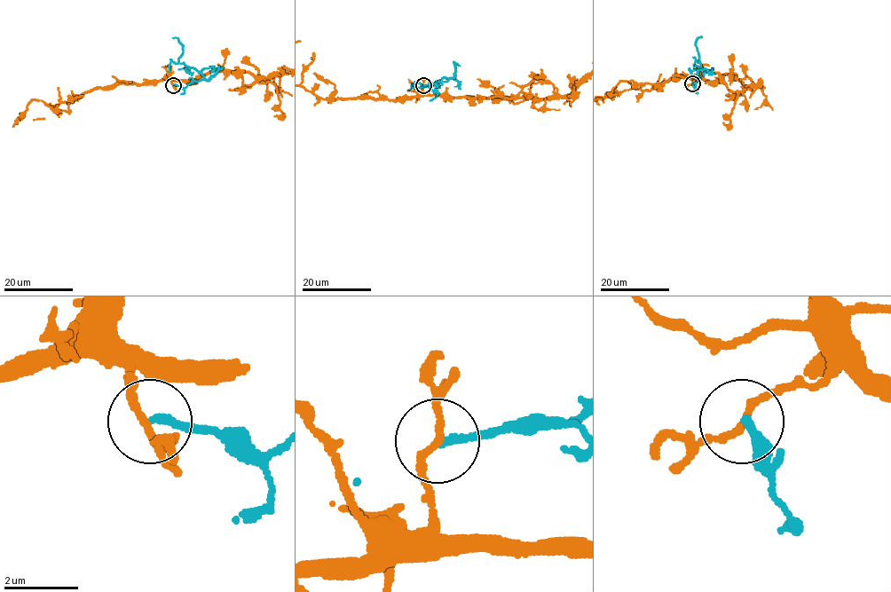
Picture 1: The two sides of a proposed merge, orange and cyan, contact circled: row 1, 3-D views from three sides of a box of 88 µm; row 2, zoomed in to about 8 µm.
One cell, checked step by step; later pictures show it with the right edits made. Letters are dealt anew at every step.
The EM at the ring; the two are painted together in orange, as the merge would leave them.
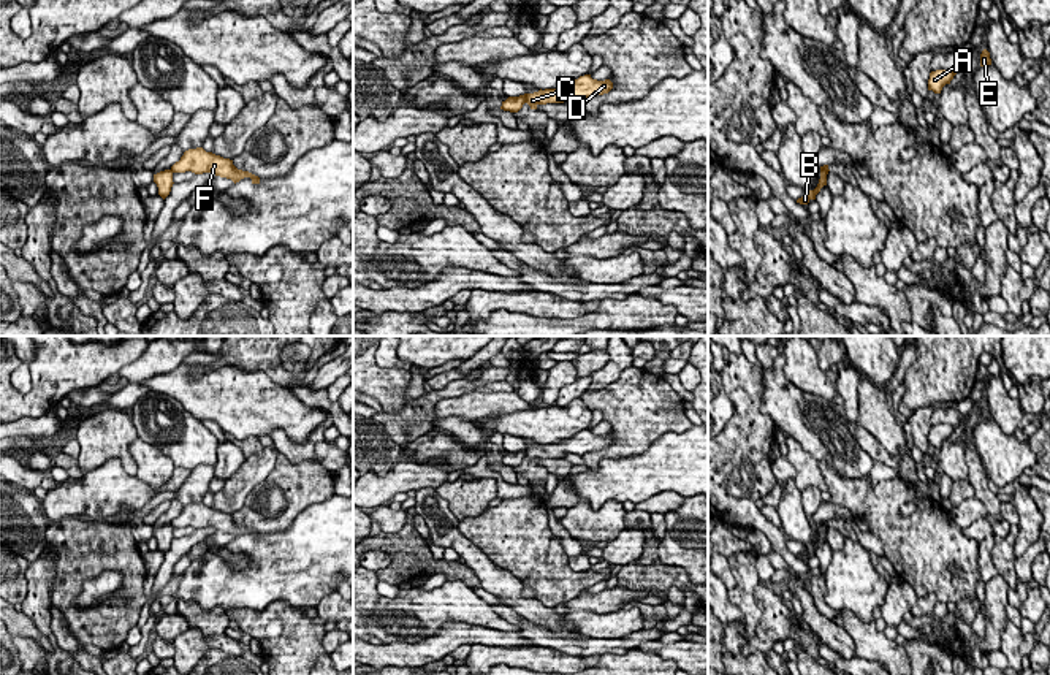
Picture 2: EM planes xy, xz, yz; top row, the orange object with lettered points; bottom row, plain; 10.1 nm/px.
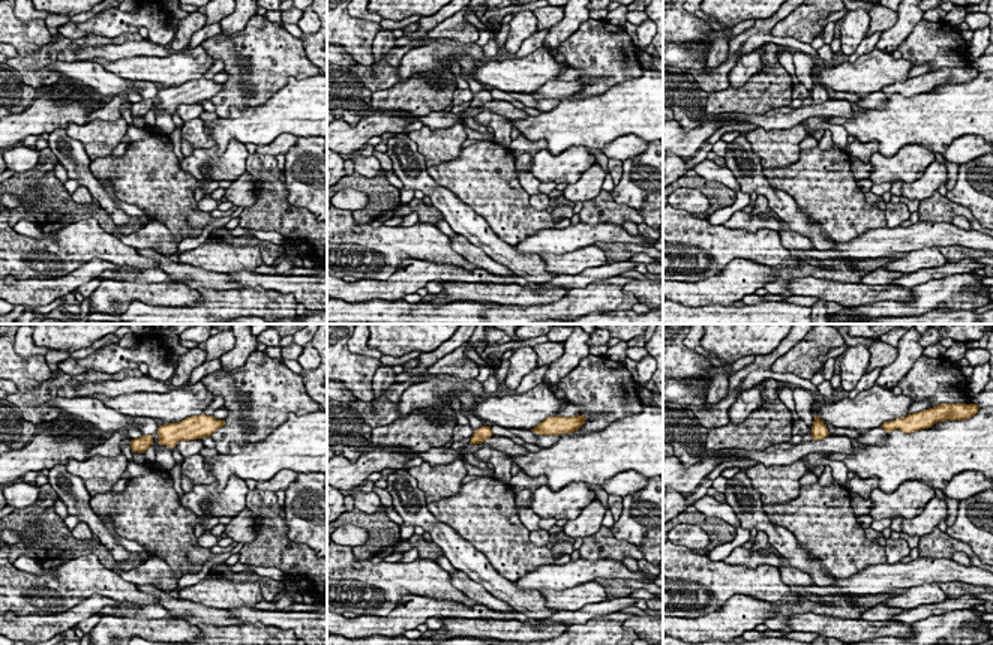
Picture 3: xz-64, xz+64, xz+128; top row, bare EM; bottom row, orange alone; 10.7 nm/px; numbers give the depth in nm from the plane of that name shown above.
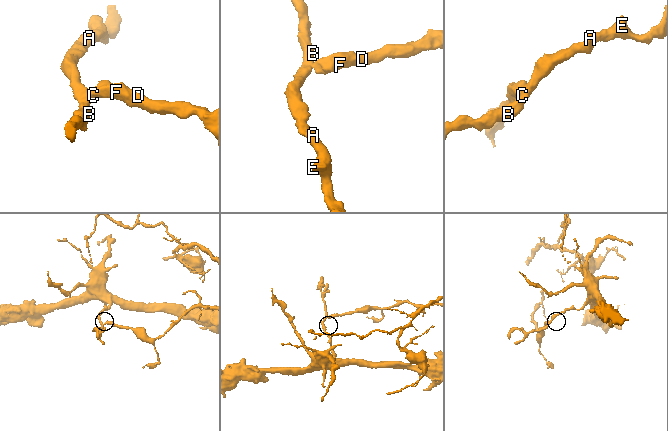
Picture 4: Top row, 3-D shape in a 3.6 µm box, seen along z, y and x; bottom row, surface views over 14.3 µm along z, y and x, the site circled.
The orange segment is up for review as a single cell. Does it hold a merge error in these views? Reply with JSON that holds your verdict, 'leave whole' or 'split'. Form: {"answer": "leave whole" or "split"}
{"answer": "split"}

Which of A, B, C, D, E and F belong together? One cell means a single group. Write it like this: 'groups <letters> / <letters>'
groups A B E / C D F

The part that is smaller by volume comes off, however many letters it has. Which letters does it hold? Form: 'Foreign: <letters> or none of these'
Foreign: C, D, F

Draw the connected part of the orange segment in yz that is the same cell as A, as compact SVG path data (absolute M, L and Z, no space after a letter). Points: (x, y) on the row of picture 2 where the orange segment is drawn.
M936 70L930 73L928 79L928 90L933 90L934 93L941 93L942 87L945 84L950 84L957 73L950 70Z

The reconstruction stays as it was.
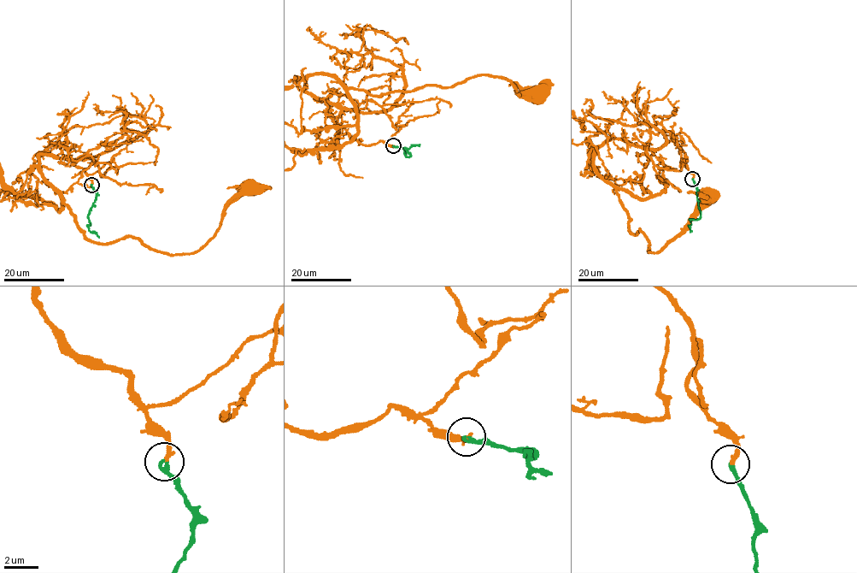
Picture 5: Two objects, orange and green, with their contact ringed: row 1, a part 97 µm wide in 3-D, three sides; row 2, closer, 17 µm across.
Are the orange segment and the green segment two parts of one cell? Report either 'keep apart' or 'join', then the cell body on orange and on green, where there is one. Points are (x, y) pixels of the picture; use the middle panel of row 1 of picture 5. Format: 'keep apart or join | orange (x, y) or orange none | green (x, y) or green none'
join | orange (531, 94) | green none

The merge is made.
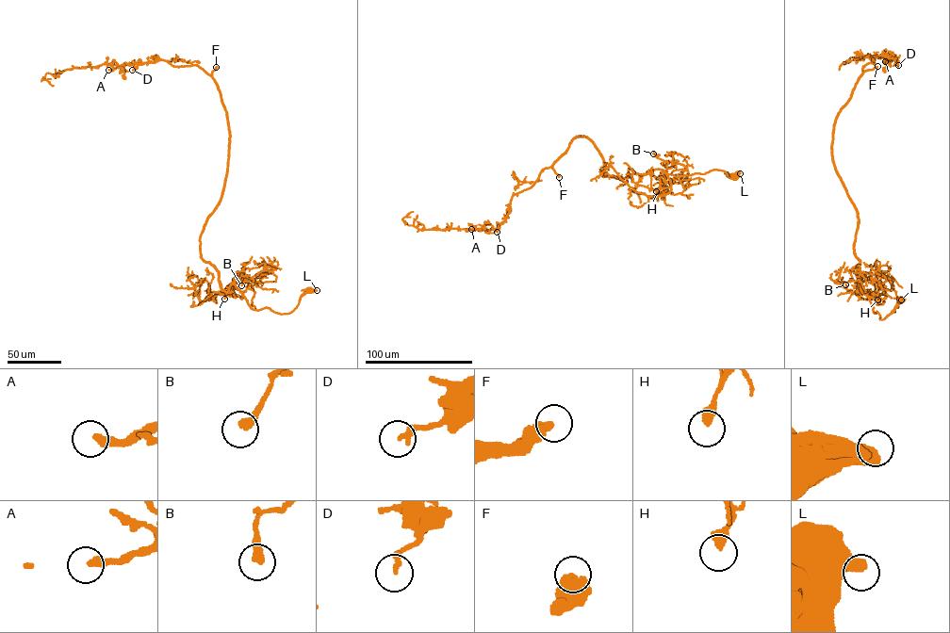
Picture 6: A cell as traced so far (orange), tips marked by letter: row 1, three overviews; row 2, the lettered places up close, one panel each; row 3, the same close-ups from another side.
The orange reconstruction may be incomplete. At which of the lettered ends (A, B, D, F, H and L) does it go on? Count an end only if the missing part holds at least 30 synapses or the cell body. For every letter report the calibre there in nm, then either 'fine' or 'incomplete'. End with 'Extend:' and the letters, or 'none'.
A: 320 nm thick; incomplete
B: 360 nm thick; fine
D: 260 nm thick; fine
F: 550 nm thick; incomplete
H: 400 nm thick; fine
L: 420 nm thick; fine
Extend: A, F

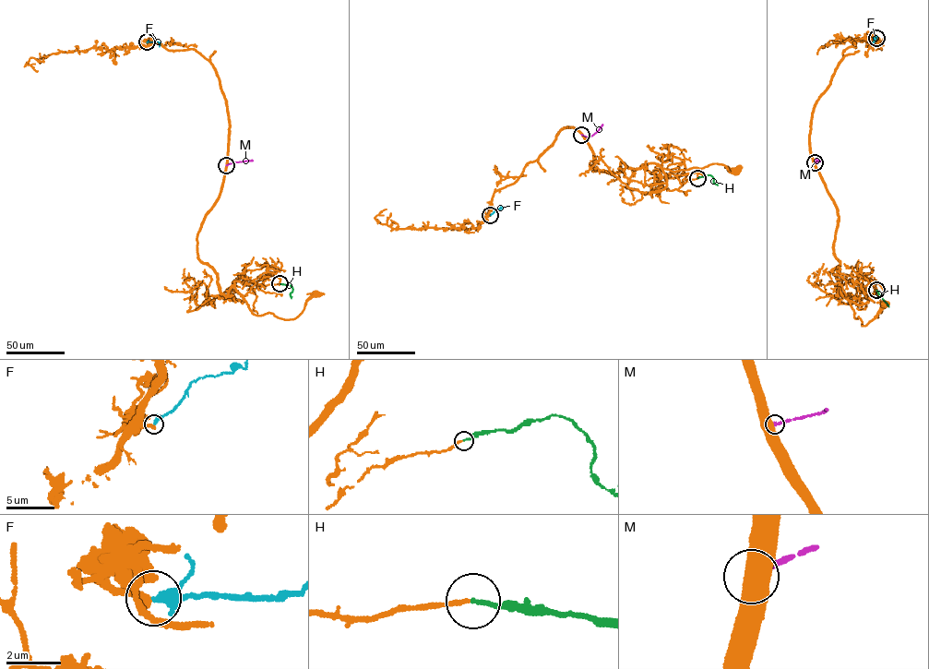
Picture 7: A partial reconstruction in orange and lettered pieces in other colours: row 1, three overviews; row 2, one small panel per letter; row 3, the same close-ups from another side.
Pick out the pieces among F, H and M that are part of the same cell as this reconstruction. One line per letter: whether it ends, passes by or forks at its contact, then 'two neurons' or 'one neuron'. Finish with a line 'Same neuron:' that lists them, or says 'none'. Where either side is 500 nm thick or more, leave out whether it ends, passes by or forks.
F: it passes by; two neurons
H: it ends; one neuron
M: two neurons
Same neuron: H

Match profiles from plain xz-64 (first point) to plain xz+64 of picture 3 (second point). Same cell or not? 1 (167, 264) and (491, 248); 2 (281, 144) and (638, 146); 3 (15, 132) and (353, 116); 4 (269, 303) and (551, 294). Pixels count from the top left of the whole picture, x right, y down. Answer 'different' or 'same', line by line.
1: different
2: same
3: different
4: different

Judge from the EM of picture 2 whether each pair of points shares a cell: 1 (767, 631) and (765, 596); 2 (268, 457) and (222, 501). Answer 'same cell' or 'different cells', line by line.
1: same cell
2: same cell

